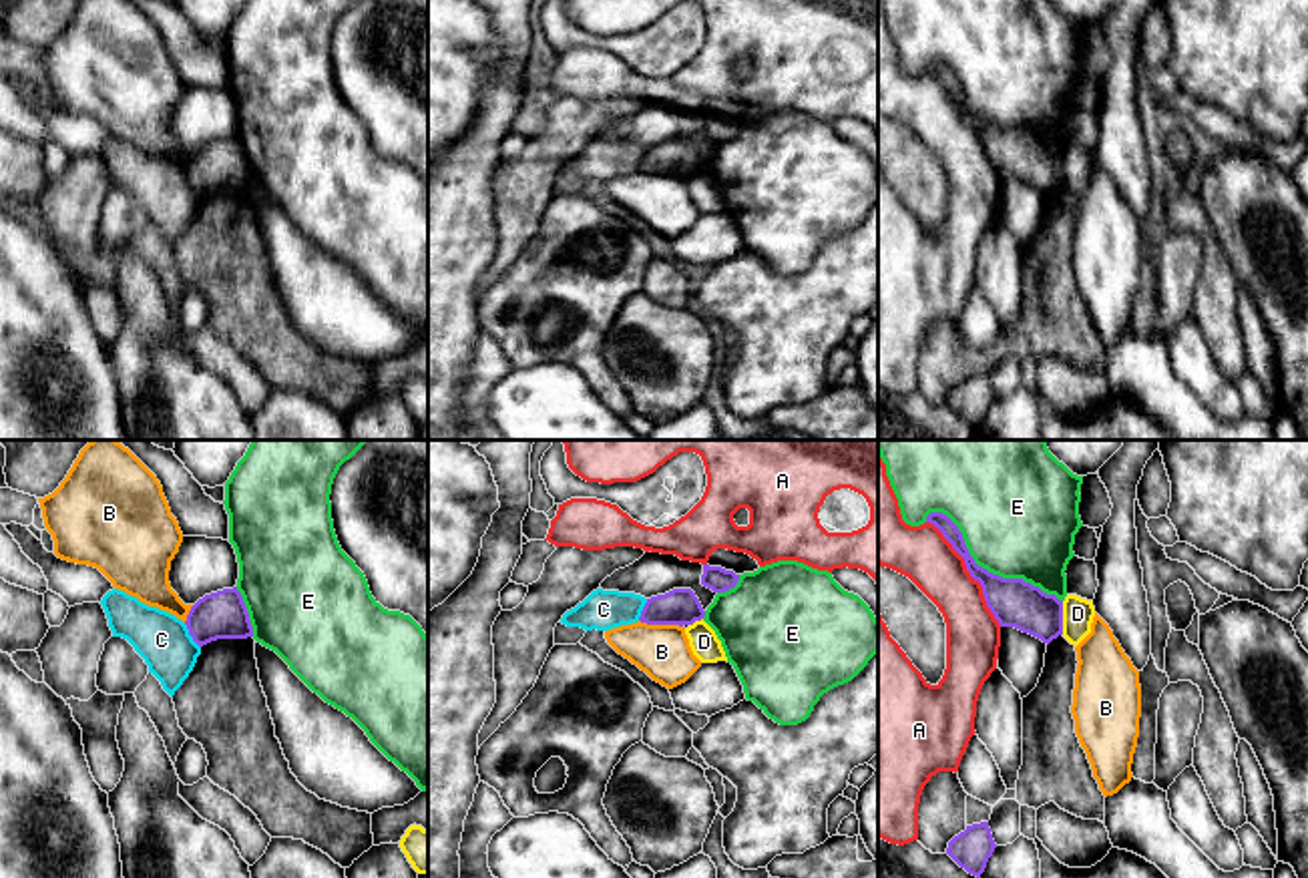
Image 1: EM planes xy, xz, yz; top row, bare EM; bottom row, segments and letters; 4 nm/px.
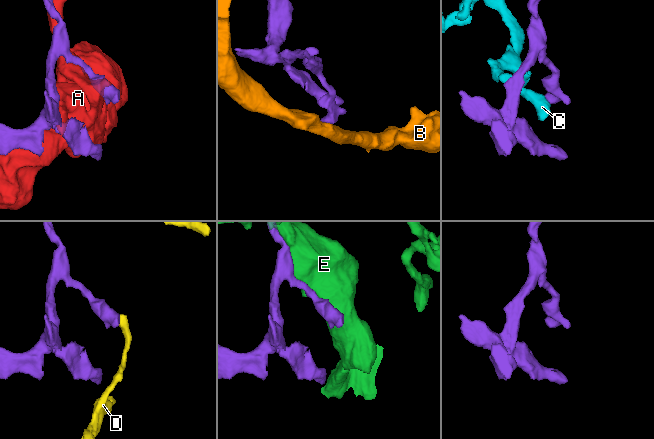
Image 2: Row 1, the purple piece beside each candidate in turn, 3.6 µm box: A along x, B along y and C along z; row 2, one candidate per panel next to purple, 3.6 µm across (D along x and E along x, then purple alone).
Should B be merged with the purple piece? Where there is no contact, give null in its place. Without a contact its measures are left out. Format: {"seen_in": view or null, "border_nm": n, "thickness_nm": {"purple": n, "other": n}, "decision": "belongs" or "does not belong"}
{"seen_in": "xz", "border_nm": 180, "thickness_nm": {"purple": 140, "other": 220}, "decision": "does not belong"}

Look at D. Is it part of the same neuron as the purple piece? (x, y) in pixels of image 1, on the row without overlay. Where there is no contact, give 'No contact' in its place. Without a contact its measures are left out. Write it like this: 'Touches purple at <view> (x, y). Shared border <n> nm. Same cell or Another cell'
Touches purple at yz (1061, 167). Shared border 140 nm. Another cell

